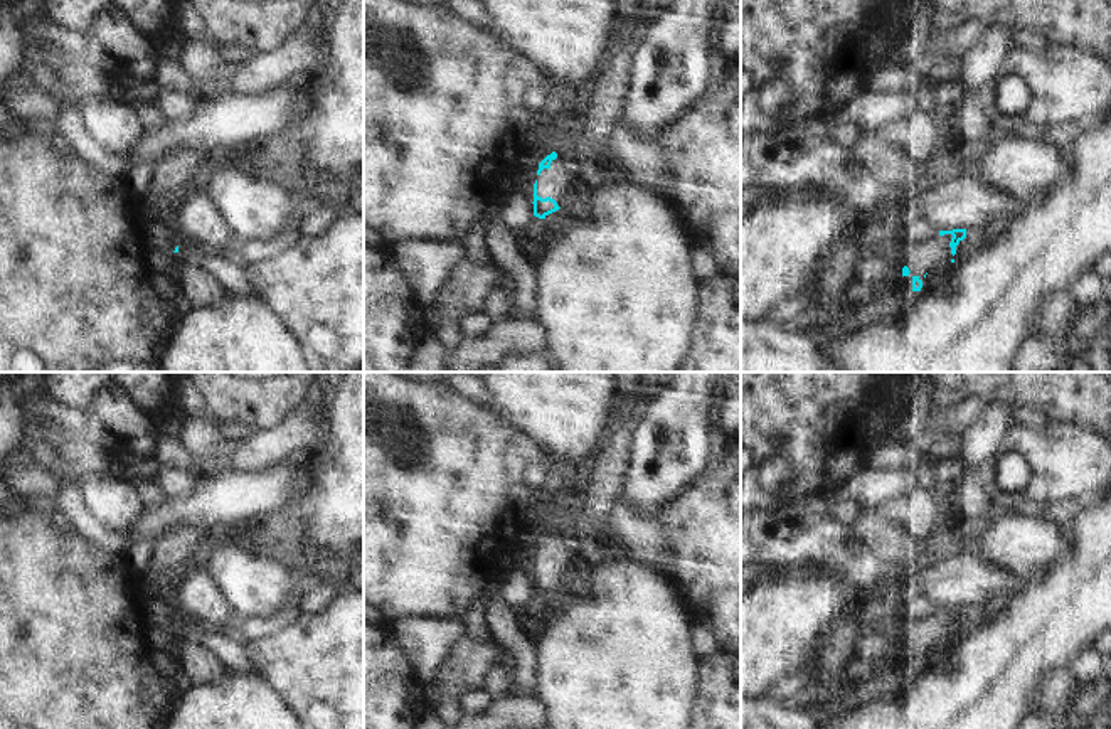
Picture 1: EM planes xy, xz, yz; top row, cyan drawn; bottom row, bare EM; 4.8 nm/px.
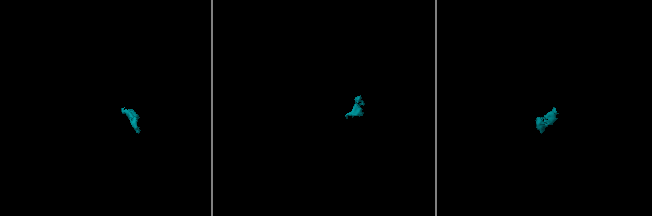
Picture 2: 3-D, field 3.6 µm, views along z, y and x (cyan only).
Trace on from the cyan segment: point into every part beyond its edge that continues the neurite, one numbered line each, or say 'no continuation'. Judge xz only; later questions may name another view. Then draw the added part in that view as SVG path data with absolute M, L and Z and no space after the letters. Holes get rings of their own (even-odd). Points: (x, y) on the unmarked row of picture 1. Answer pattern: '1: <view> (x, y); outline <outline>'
1: xz (554, 559); outline M557 534L552 537L550 545L544 545L537 554L537 572L542 576L550 574L561 583L567 566L576 559L577 556L562 545L562 537Z

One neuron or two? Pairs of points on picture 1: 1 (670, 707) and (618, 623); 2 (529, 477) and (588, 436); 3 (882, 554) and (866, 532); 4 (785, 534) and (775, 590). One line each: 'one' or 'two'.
1: one
2: two
3: one
4: two

